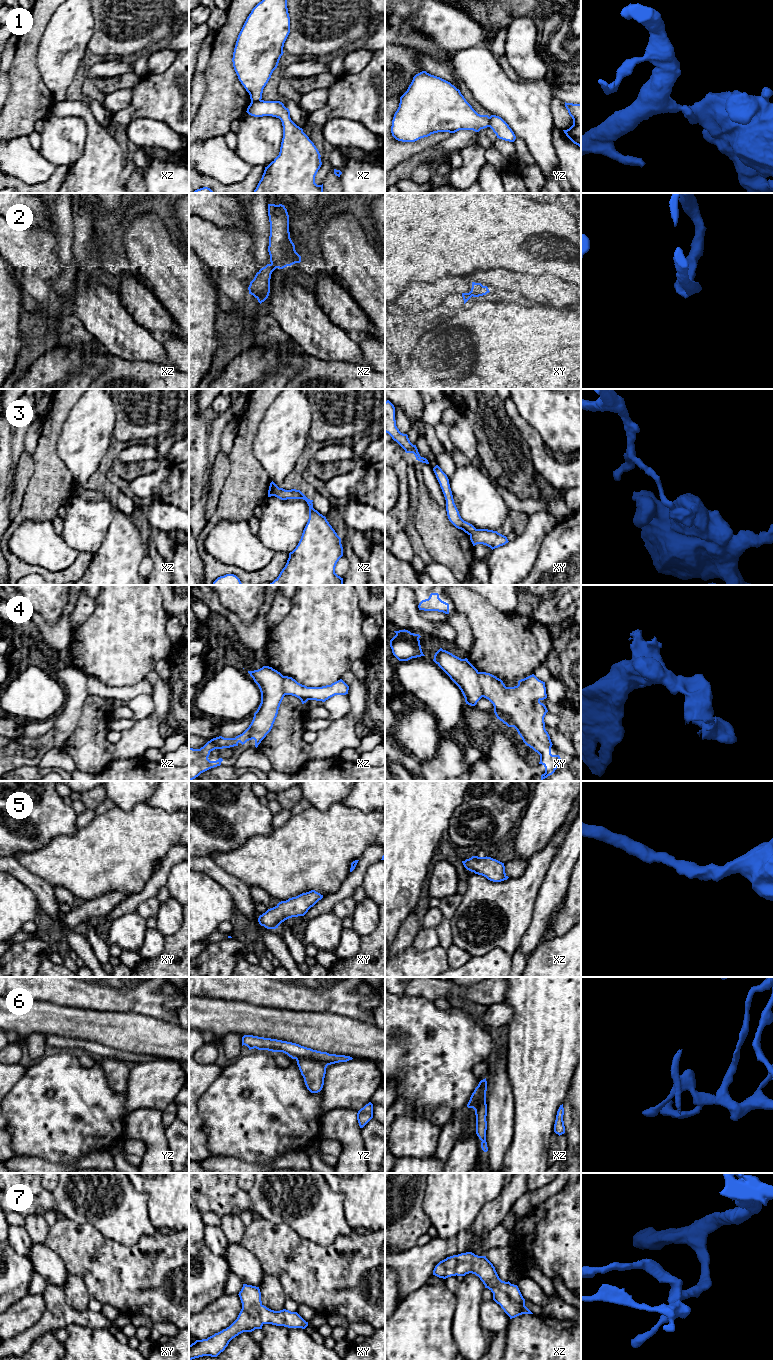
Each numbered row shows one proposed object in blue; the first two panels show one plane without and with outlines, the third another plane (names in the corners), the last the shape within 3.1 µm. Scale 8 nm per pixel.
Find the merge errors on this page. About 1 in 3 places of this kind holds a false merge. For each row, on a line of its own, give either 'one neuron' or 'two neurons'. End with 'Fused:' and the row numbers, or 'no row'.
1: two neurons
2: two neurons
3: two neurons
4: two neurons
5: one neuron
6: two neurons
7: one neuron
Fused: 1, 2, 3, 4, 6

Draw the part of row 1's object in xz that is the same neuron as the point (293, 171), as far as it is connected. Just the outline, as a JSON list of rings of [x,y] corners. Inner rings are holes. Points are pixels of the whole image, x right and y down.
[[[251,101],[246,111],[254,117],[279,118],[283,138],[279,155],[265,167],[261,180],[253,193],[323,193],[323,184],[315,183],[320,169],[321,155],[290,118],[290,111],[280,101]]]

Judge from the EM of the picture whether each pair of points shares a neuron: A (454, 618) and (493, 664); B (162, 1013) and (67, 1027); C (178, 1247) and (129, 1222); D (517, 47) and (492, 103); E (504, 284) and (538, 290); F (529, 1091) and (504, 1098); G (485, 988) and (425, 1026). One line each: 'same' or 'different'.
A: different
B: different
C: different
D: different
E: different
F: different
G: different

